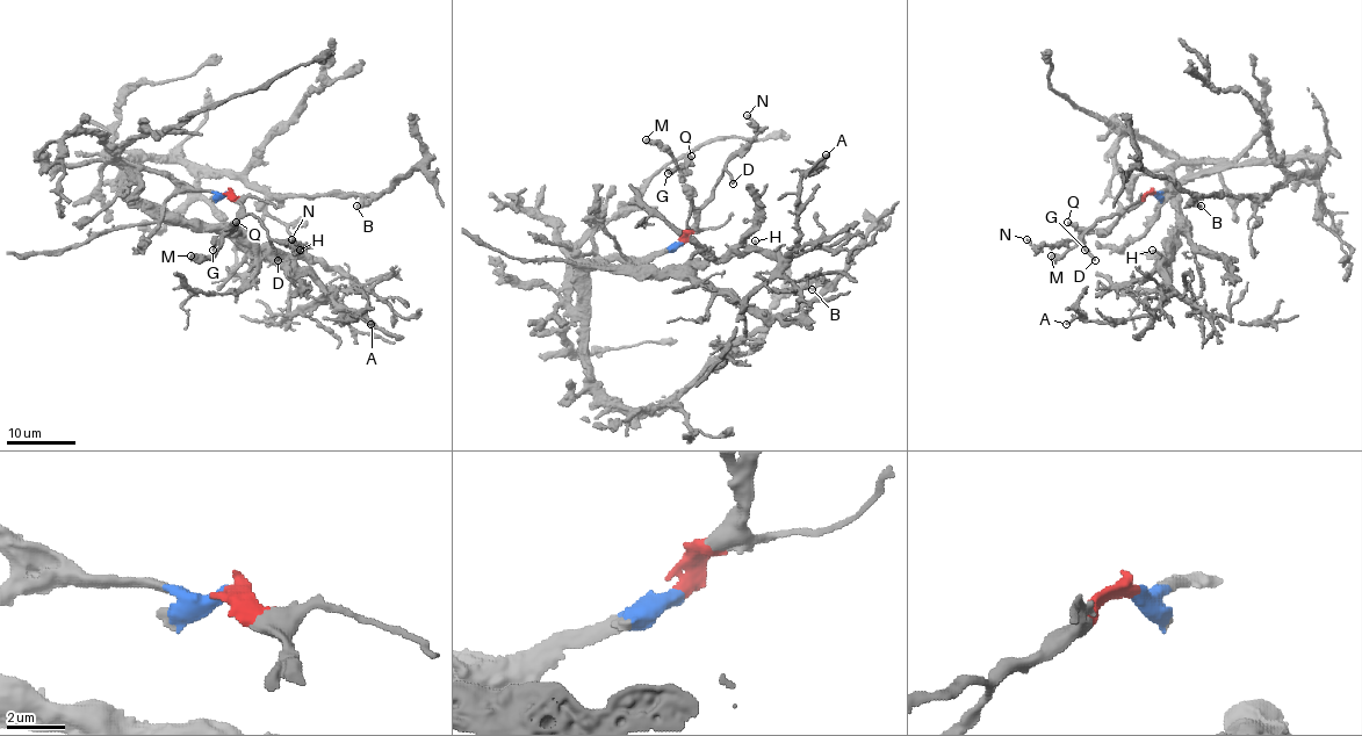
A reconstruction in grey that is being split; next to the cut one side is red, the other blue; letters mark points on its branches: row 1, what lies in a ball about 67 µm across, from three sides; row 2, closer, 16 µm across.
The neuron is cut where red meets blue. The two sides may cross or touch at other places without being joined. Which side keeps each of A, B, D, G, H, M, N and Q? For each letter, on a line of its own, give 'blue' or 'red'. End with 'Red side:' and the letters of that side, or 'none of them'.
A: blue
B: blue
D: red
G: red
H: blue
M: red
N: red
Q: red
Red side: D, G, M, N, Q

